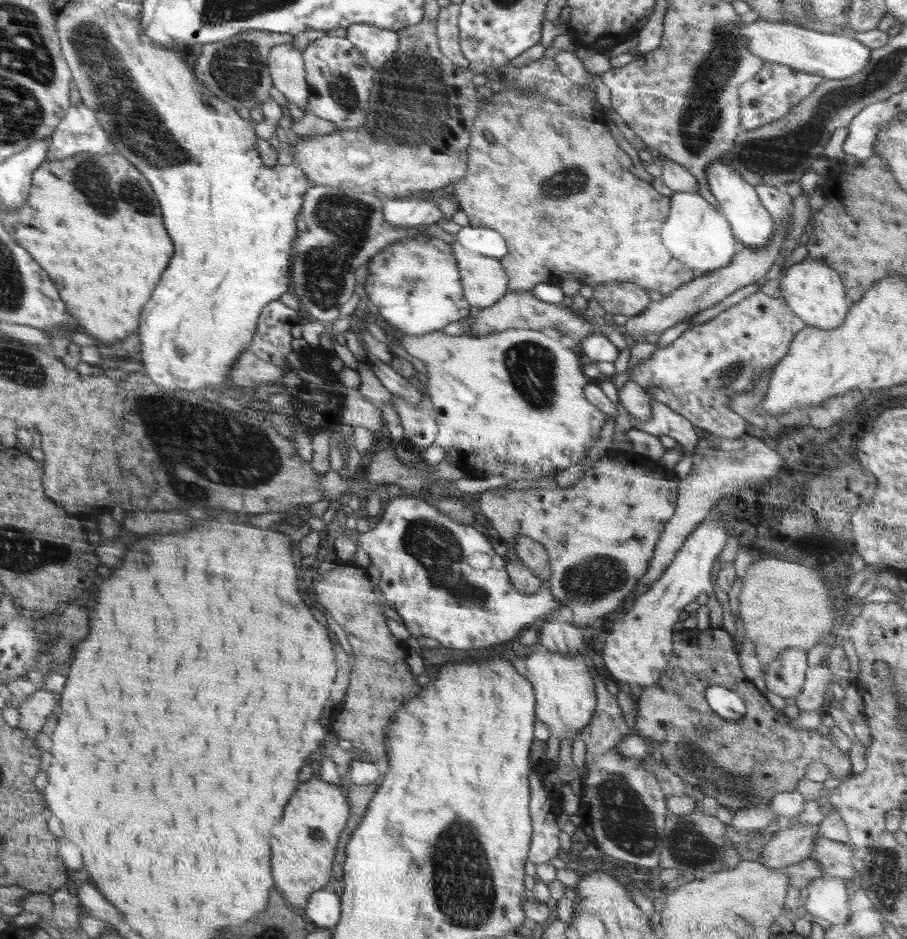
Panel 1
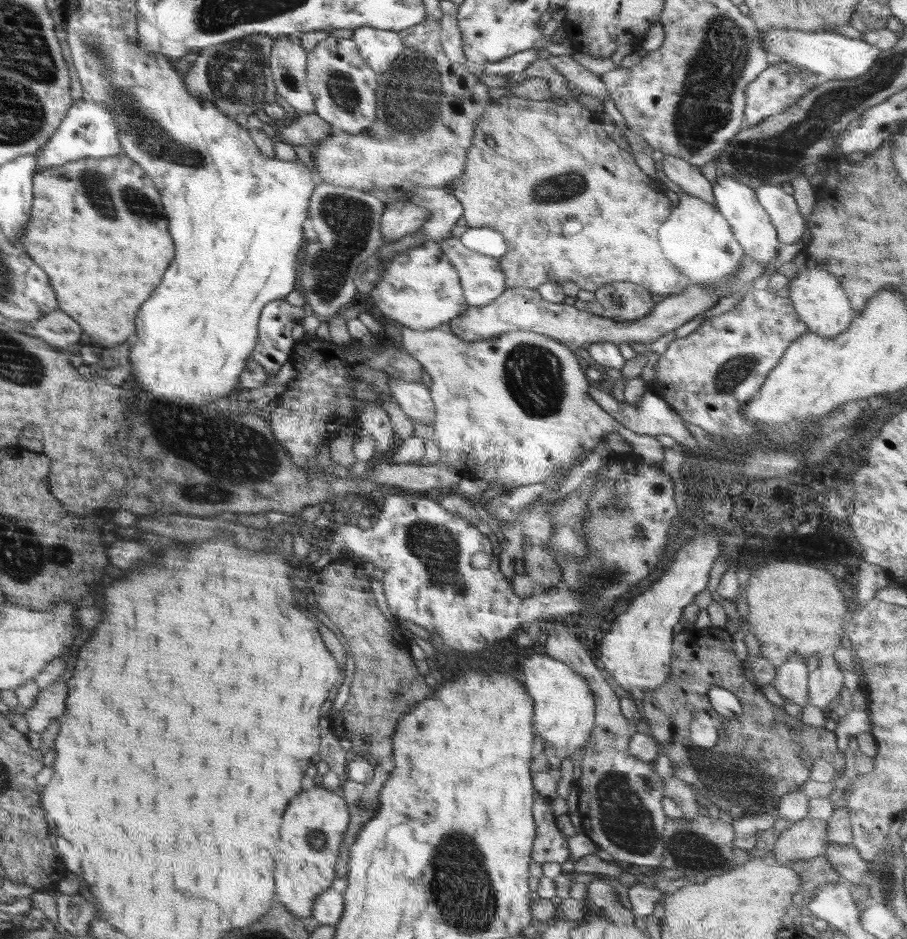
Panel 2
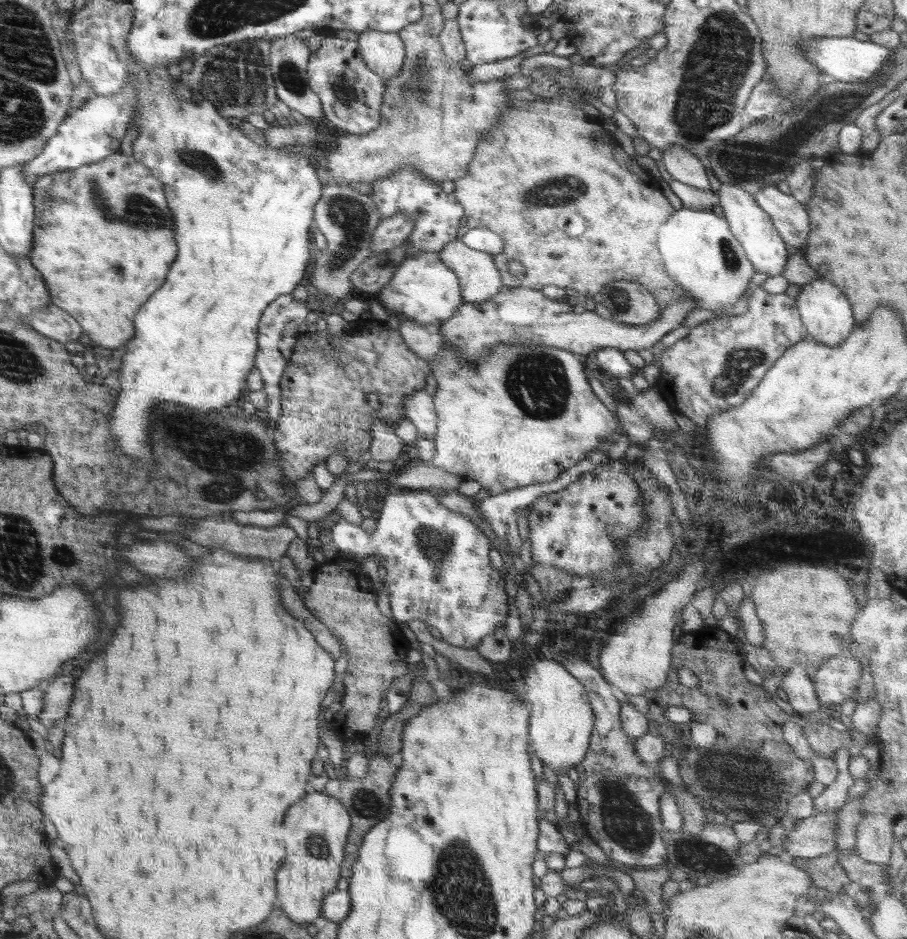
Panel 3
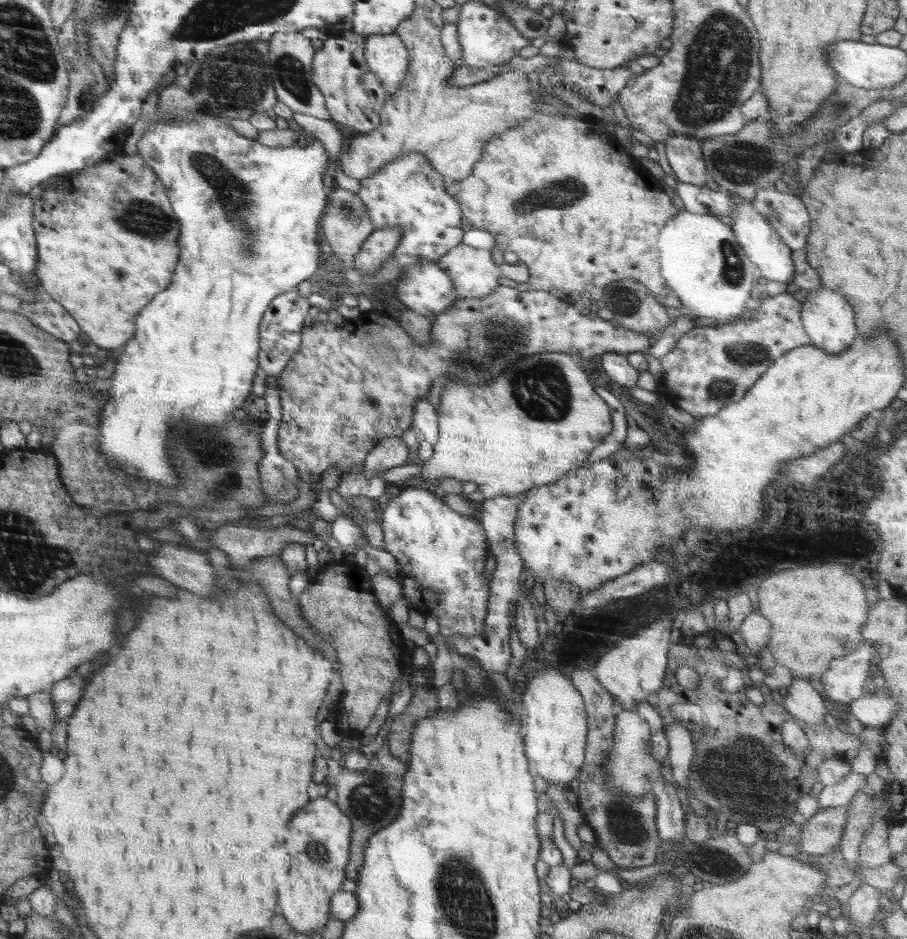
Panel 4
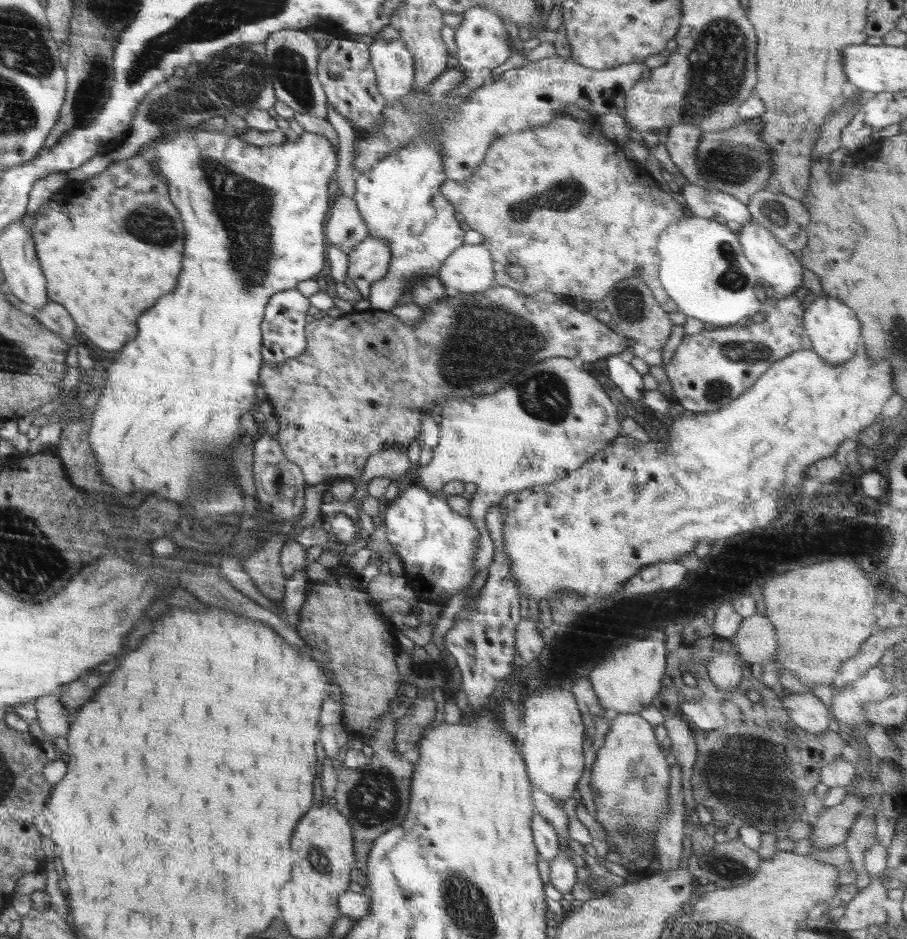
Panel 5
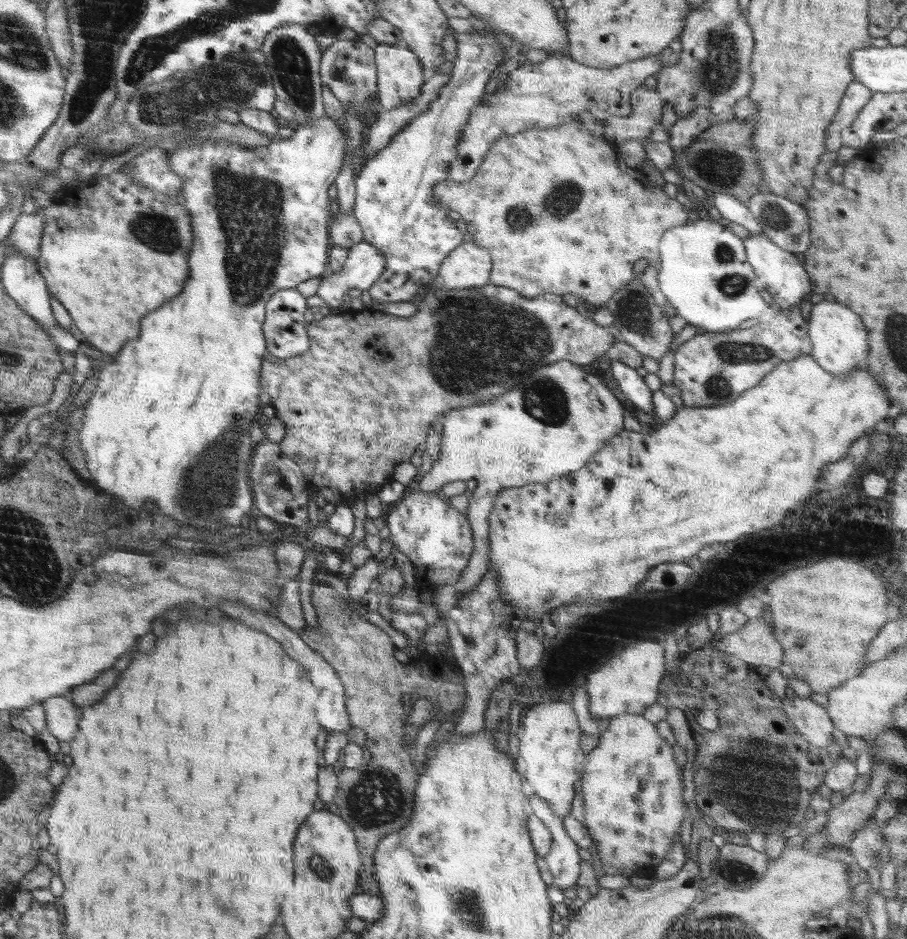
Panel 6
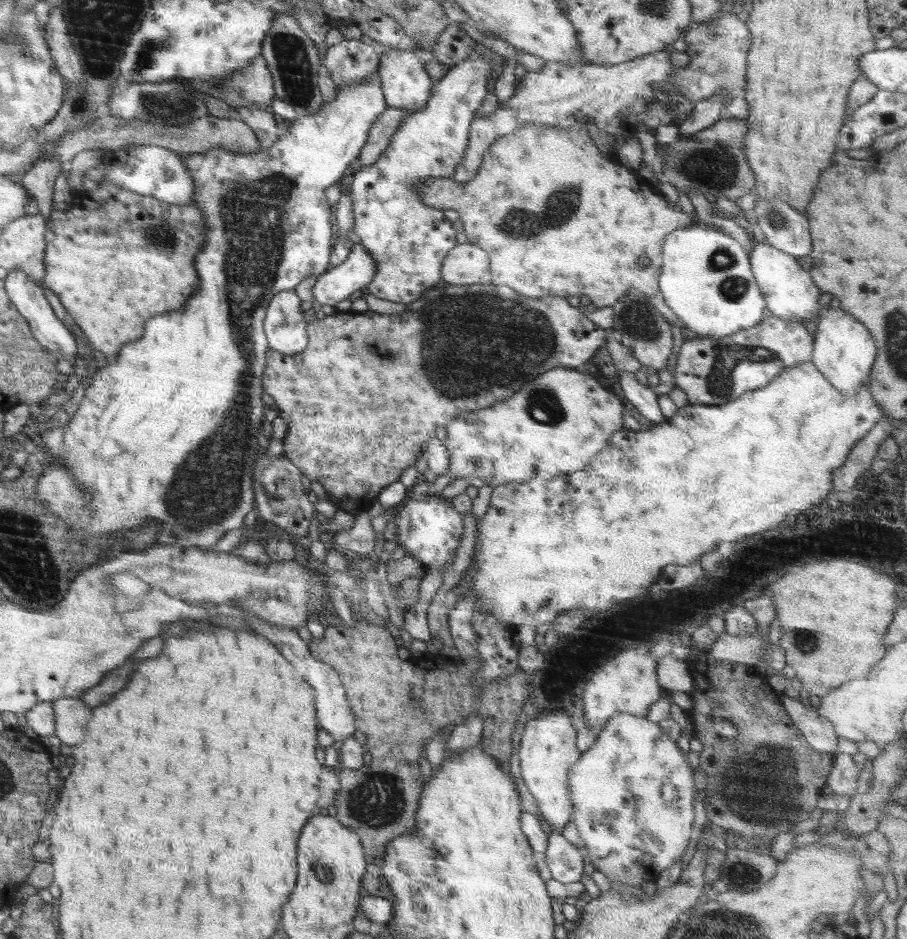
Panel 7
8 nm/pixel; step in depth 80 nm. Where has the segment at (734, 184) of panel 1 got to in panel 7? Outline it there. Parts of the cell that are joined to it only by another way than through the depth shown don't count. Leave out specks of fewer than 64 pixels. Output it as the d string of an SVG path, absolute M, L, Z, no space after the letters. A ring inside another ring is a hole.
M754 241L749 254L751 271L763 294L767 313L783 321L804 323L812 318L819 319L819 308L824 307L824 294L814 284L810 271L798 264L797 258L778 250L768 241Z

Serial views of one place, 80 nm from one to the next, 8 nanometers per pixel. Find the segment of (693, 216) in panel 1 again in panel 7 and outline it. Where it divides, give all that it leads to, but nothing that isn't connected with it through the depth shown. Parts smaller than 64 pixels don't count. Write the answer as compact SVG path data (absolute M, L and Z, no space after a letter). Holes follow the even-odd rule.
M694 223L688 228L674 230L664 239L661 252L663 265L658 286L666 304L673 310L685 332L694 337L722 338L742 329L758 325L766 317L767 306L751 271L749 256L732 236L725 234L717 227Z

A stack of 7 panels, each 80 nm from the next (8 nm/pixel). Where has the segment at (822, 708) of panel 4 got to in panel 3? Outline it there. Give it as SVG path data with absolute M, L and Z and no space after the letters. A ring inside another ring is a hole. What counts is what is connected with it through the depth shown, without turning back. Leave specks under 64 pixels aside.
M794 665L784 670L780 688L786 692L792 709L802 717L818 712L822 708L816 696L813 682L802 665Z

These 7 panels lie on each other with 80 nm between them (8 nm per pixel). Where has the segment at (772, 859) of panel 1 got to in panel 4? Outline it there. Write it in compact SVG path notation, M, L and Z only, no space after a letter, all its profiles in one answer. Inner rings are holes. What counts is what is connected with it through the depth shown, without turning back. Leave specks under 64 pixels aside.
M847 806L821 809L801 827L797 839L800 853L826 855L838 847L847 821Z

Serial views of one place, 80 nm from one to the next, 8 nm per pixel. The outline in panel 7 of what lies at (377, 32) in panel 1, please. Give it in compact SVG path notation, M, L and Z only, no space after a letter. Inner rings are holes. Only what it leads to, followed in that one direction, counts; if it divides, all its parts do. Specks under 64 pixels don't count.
M386 49L380 57L377 74L380 76L380 87L388 107L395 107L418 112L424 110L435 83L425 71L426 59L410 50Z

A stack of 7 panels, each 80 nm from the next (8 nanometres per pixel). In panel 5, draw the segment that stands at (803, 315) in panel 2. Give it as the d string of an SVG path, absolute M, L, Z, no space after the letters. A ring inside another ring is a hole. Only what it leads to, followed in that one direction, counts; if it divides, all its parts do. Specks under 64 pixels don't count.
M818 297L807 305L803 316L804 328L811 340L811 349L829 365L839 365L852 358L862 348L861 324L856 313L836 297Z

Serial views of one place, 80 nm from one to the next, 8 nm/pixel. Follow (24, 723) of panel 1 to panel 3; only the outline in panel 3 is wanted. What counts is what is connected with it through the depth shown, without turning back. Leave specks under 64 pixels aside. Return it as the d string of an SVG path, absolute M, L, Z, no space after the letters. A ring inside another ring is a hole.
M62 675L46 684L44 687L44 708L37 714L42 726L49 729L55 721L68 714L72 692L74 692L74 684L70 684L70 676Z

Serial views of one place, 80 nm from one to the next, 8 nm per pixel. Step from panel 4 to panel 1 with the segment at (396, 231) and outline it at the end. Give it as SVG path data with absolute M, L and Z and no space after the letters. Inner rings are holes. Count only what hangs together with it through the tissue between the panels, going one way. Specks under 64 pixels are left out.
M429 196L410 200L392 199L383 203L383 216L392 227L414 227L436 224L442 219L435 200Z

